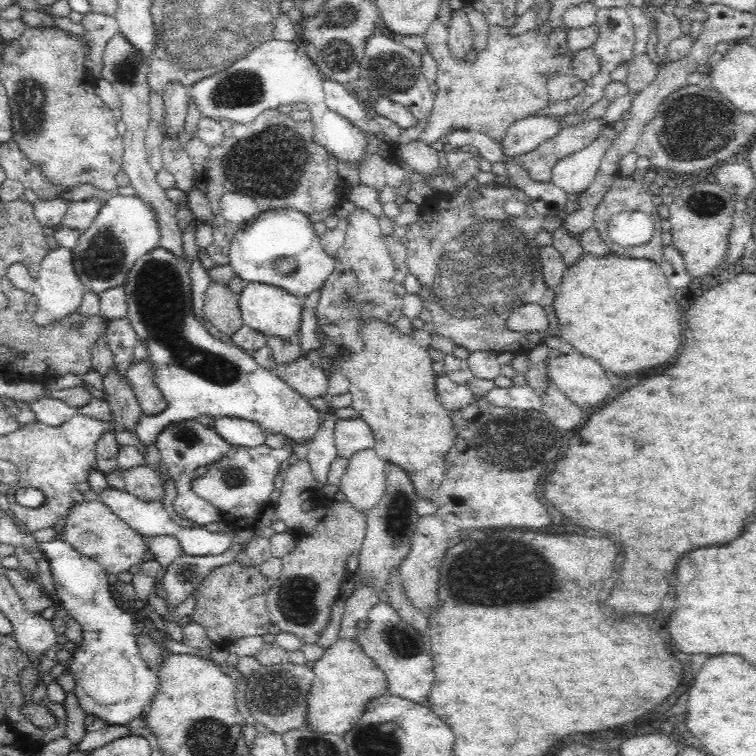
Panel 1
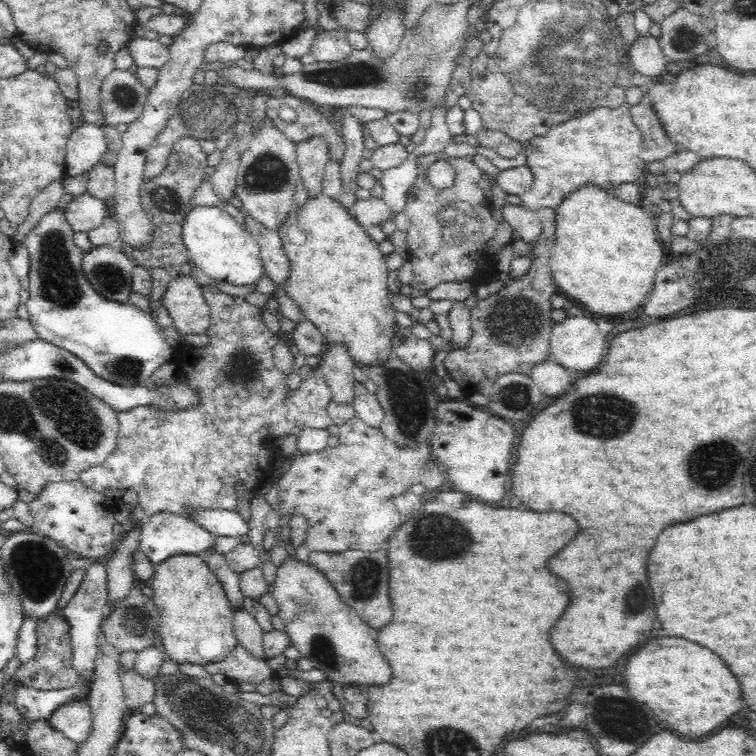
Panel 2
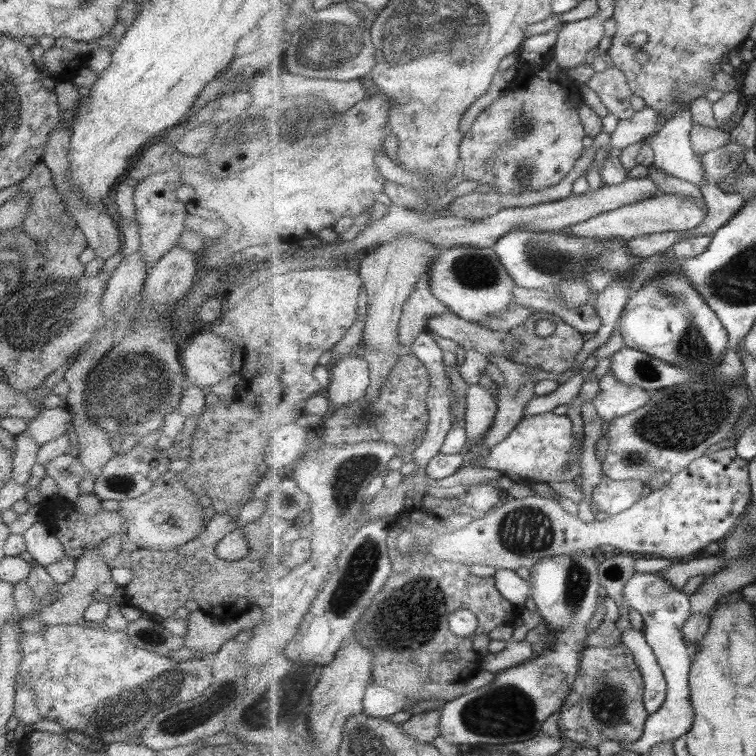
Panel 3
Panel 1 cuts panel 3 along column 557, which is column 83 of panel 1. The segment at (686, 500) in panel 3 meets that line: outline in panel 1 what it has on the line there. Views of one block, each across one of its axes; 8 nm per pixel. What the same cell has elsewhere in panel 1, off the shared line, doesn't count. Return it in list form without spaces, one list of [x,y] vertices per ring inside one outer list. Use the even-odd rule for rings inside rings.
[[[99,499],[76,503],[66,517],[62,540],[68,542],[80,555],[96,561],[109,577],[114,578],[118,573],[146,559],[148,549],[144,537],[116,516]]]

